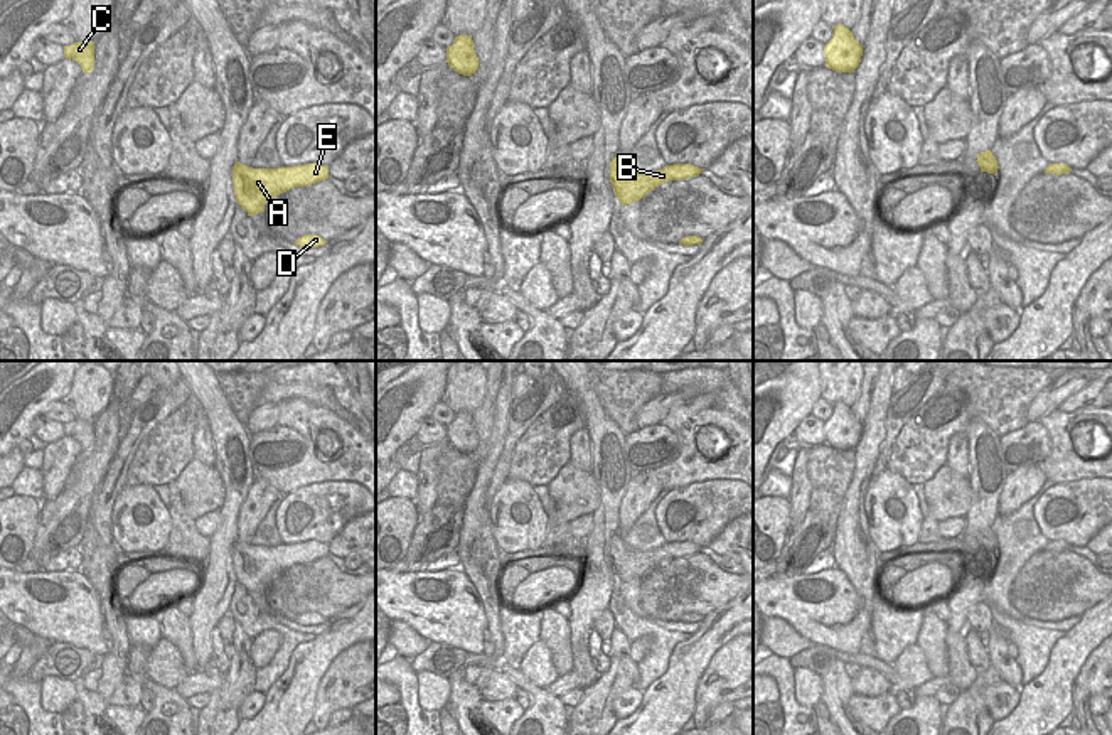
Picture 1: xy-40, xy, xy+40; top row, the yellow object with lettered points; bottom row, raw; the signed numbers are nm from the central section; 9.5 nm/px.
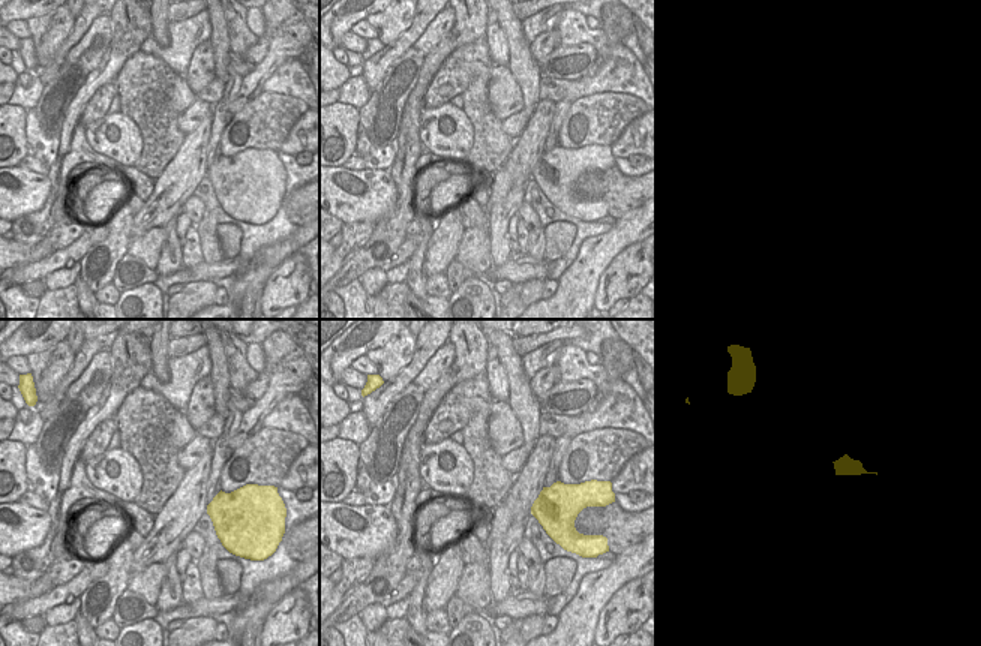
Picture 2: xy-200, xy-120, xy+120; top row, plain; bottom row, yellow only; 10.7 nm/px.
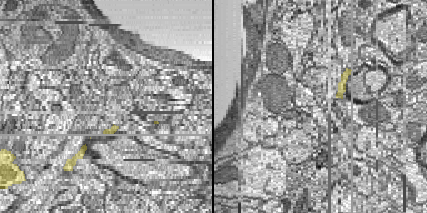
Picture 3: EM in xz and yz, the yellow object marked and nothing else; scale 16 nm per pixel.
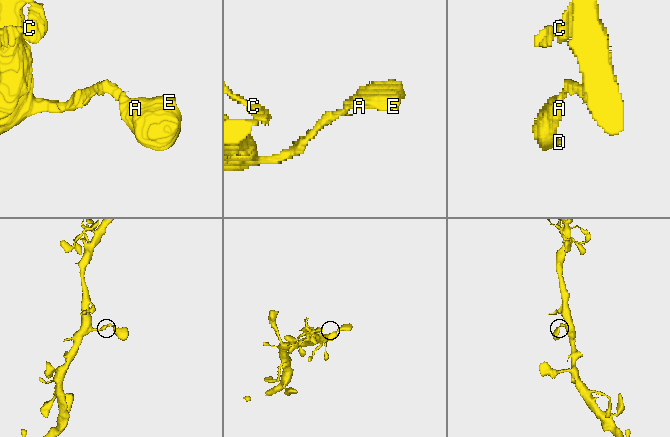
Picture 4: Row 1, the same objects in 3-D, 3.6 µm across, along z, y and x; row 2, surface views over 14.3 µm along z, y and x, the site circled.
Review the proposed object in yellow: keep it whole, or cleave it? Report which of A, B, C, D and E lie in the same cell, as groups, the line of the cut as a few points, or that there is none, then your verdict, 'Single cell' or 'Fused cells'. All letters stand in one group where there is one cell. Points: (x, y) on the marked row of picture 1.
Groups: A B C D E. No split. Single cell

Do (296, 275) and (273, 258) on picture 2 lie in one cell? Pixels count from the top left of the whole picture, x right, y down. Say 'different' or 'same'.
different

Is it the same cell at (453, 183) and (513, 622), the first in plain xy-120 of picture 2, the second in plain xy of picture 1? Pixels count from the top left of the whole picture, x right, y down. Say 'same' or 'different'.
different

